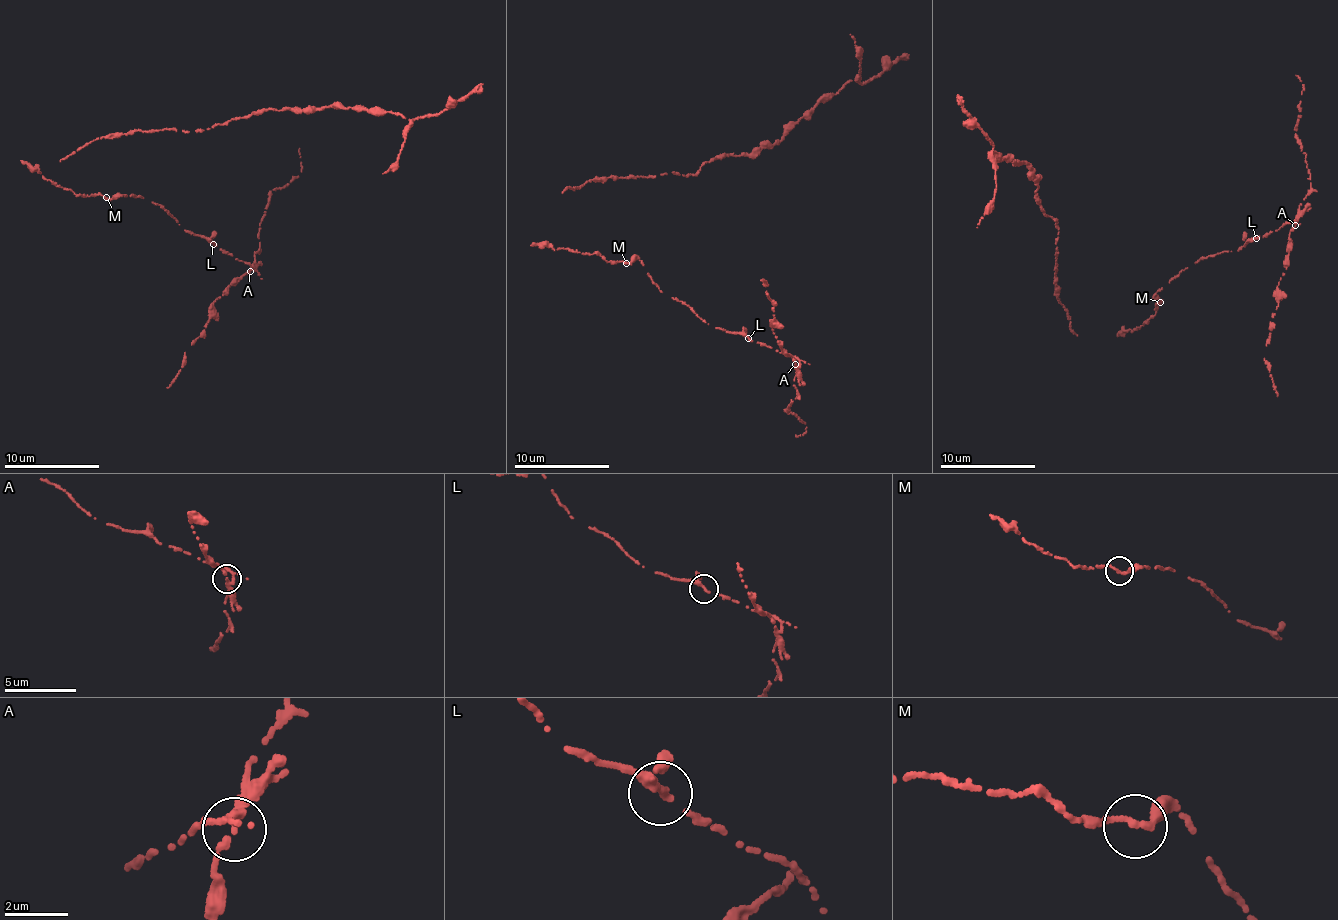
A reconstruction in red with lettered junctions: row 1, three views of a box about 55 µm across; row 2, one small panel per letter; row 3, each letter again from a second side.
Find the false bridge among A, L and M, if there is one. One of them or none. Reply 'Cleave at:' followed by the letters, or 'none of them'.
Cleave at: A

